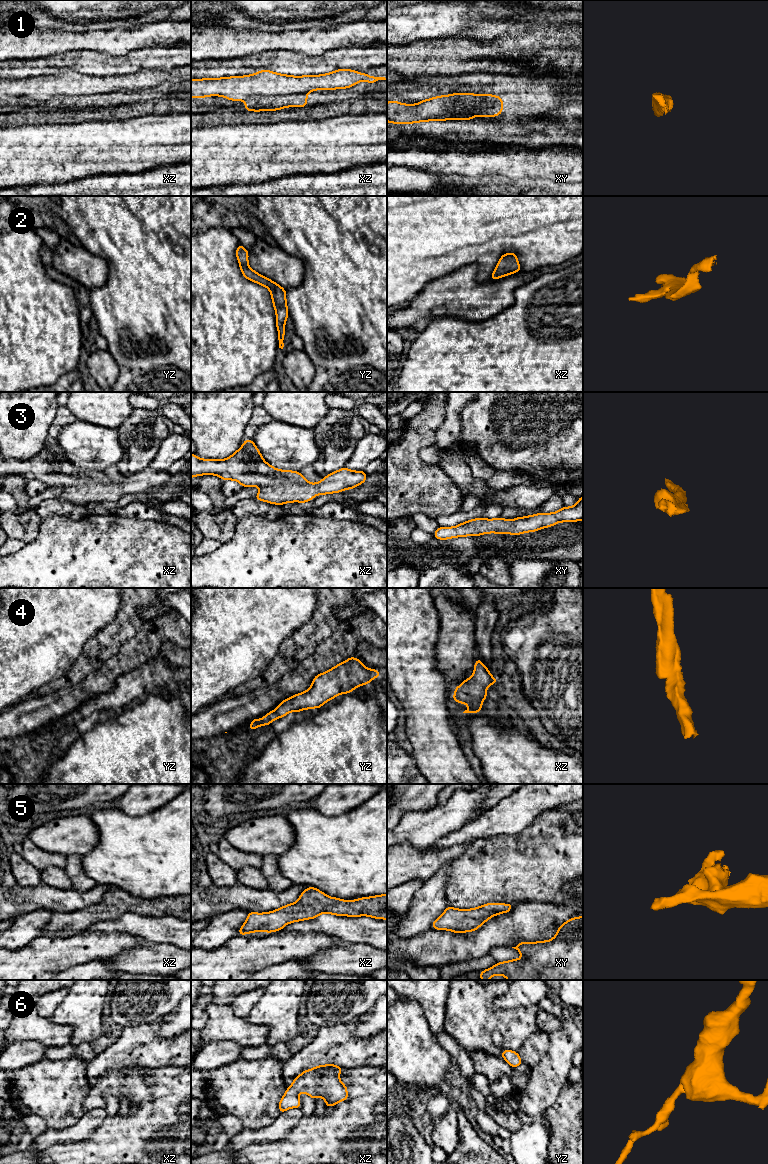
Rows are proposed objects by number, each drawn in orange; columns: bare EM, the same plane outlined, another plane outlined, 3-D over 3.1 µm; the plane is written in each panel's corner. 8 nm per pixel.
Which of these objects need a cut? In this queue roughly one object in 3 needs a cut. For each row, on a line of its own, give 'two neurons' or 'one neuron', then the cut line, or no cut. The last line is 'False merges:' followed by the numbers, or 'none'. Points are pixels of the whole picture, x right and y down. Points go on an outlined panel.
1: two neurons | xz (307, 92), (253, 95), (244, 100)
2: one neuron | no cut
3: one neuron | no cut
4: one neuron | no cut
5: one neuron | no cut
6: one neuron | no cut
False merges: 1

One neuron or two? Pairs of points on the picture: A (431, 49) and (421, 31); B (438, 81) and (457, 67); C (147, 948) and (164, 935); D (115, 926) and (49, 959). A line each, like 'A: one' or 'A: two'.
A: two
B: two
C: two
D: two

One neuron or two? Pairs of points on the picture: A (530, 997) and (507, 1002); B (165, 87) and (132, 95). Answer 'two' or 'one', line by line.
A: one
B: one

